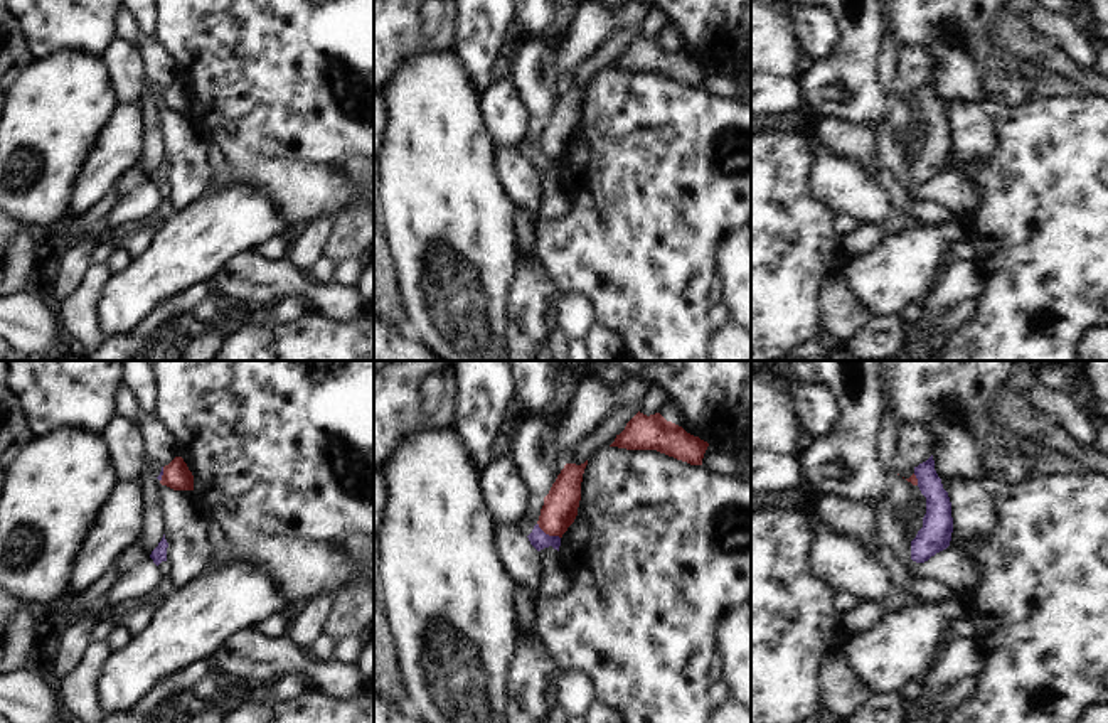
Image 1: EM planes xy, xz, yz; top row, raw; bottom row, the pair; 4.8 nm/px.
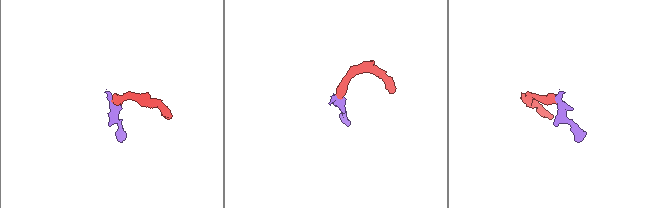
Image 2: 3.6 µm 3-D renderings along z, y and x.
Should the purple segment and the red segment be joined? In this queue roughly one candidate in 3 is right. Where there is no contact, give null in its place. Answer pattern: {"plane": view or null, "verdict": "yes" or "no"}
{"plane": "xz", "verdict": "no"}

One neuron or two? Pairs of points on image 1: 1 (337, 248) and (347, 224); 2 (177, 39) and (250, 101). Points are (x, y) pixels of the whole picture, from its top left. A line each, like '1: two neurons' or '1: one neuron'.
1: one neuron
2: one neuron

